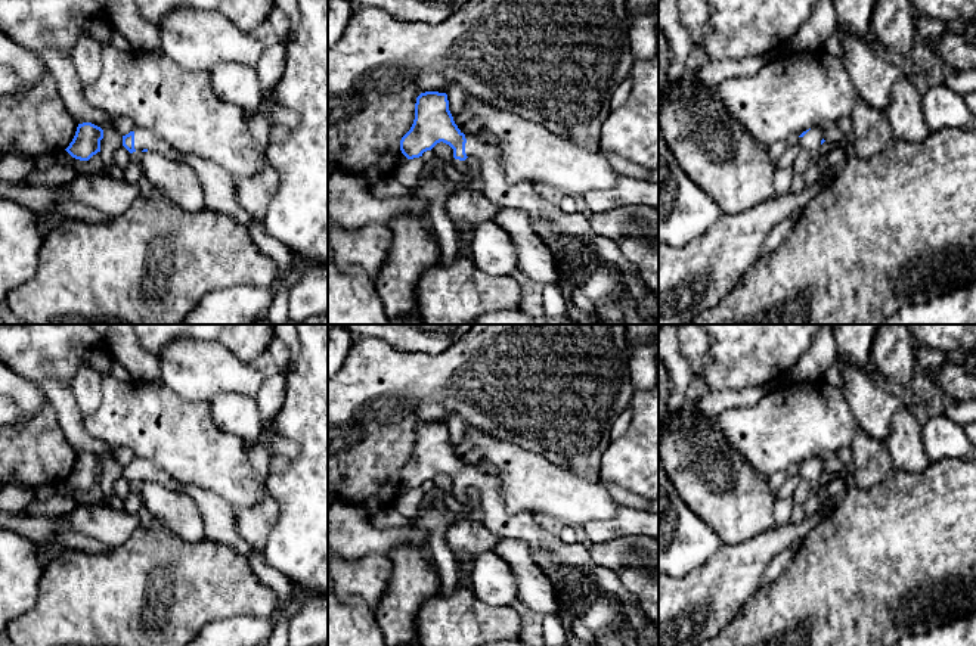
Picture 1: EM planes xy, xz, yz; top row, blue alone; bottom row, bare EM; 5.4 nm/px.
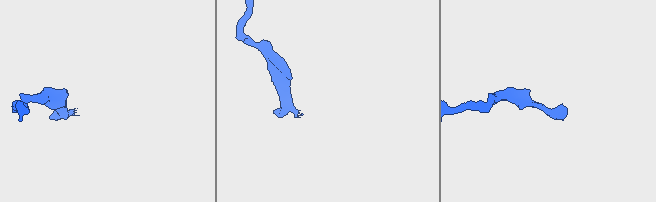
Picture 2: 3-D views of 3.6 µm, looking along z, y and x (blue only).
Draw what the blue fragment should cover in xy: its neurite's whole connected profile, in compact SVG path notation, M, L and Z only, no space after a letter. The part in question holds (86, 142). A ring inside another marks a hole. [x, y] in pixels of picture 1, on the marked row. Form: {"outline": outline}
{"outline": "M92 122L78 124L75 136L65 149L72 158L89 161L93 155L100 152L100 140L103 130Z"}

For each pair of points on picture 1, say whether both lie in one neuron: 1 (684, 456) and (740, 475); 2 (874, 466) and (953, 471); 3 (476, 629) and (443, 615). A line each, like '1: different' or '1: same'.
1: same
2: different
3: same

